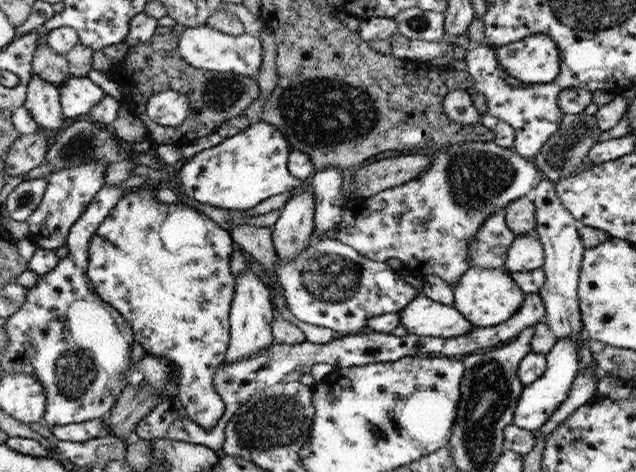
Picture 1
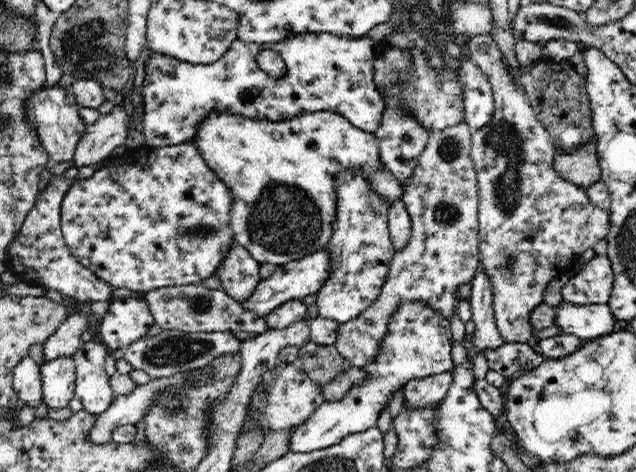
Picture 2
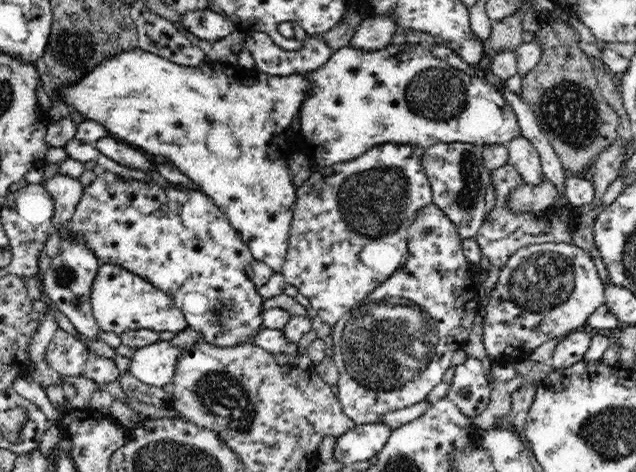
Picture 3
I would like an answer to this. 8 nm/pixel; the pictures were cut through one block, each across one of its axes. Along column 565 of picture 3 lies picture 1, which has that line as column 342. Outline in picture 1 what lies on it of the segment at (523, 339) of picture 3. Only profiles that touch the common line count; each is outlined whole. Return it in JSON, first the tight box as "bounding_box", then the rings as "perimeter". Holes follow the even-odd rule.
{"bounding_box":[274,237,418,336],"perimeter":[[[324,237],[314,241],[304,248],[299,256],[294,256],[291,260],[276,258],[274,278],[276,278],[278,288],[282,287],[282,296],[286,298],[286,308],[298,320],[314,324],[315,327],[329,328],[337,332],[338,336],[360,334],[365,331],[368,318],[391,312],[398,313],[418,296],[416,289],[404,281],[400,273],[394,271],[388,263],[369,260],[338,239]]]}

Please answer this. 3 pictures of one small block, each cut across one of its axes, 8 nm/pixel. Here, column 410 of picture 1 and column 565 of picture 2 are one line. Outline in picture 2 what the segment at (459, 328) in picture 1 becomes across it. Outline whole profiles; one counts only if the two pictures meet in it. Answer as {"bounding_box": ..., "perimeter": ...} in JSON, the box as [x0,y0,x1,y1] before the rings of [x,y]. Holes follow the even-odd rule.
{"bounding_box":[554,301,617,341],"perimeter":[[[560,301],[554,310],[555,325],[562,333],[576,335],[586,341],[612,333],[617,321],[608,304],[576,305]]]}

